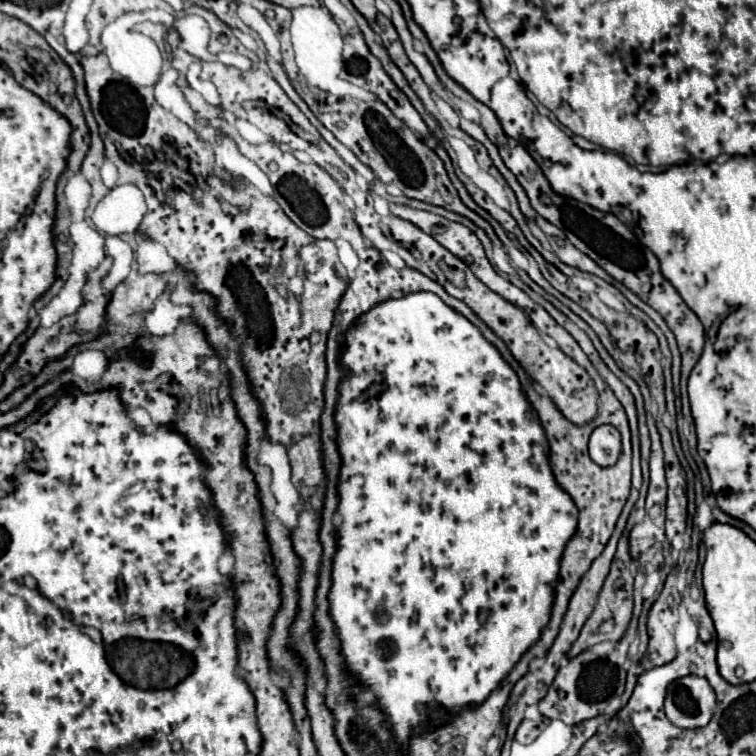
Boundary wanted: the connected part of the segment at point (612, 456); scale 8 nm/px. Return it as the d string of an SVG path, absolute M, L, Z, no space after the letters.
M598 426L590 436L590 458L602 467L613 466L622 452L622 440L620 432L610 426Z

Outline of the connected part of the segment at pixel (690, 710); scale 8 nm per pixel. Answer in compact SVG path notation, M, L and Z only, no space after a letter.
M684 676L668 686L664 712L678 728L702 728L716 708L716 694L706 678Z

